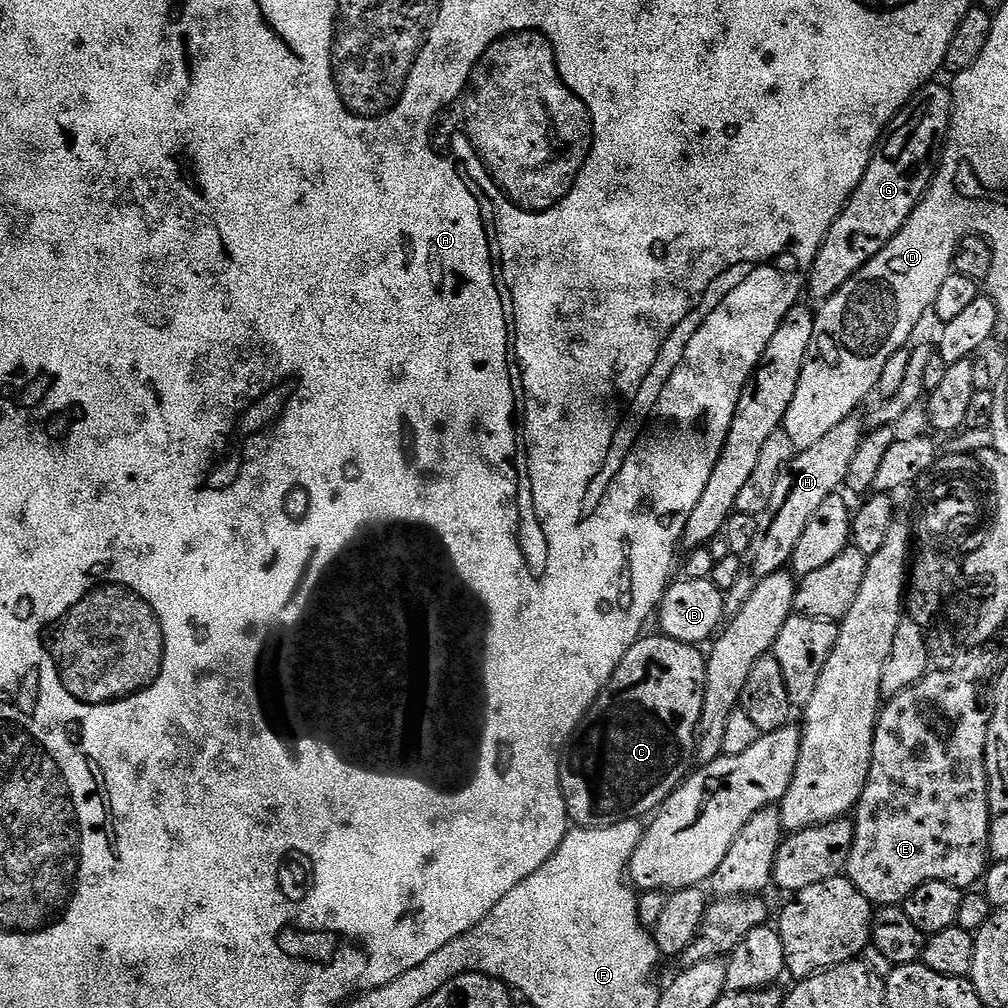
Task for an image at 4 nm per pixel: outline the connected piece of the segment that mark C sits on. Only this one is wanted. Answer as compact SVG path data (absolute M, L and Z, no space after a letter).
M645 634L634 642L634 646L630 646L630 650L626 650L618 670L614 670L611 682L604 688L603 695L599 700L592 703L592 709L580 721L580 726L571 737L560 762L560 789L568 807L568 819L573 825L581 828L601 828L602 826L614 826L623 820L640 820L644 818L647 812L649 814L655 813L664 803L664 800L687 780L690 769L693 767L691 764L694 764L698 729L704 713L704 691L706 690L708 661L705 653L699 651L701 649L695 644L683 644L663 634L656 634L656 636Z

